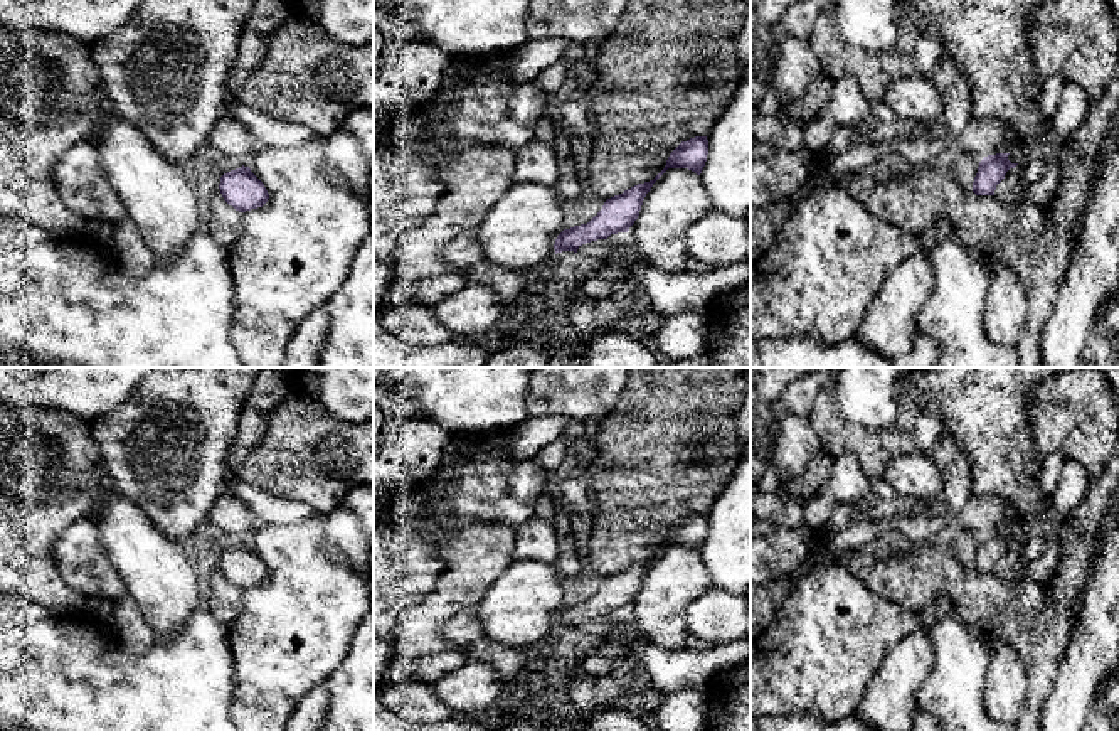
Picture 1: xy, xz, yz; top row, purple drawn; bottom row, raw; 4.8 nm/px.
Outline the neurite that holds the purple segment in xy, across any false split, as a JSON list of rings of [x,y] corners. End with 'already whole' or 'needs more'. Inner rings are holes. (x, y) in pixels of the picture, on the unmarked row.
[[[244,542],[224,551],[219,566],[224,578],[239,590],[263,584],[269,576],[264,561]]]; already whole

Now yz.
[[[1010,531],[988,532],[979,539],[978,551],[973,559],[976,573],[994,573],[996,563],[1005,556],[1010,546],[1018,541],[1008,537]]]; already whole

